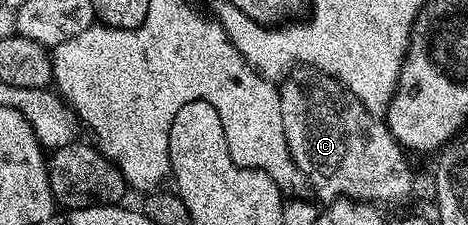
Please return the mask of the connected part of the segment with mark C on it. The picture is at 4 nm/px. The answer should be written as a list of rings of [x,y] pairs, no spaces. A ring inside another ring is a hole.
[[[296,66],[283,77],[278,85],[279,97],[281,98],[281,122],[285,125],[285,142],[289,142],[289,150],[293,154],[293,162],[303,173],[307,175],[308,185],[323,199],[323,202],[332,200],[357,200],[376,206],[383,204],[395,204],[398,200],[403,200],[411,192],[411,168],[407,165],[404,149],[391,137],[391,131],[387,129],[386,123],[376,113],[369,112],[365,105],[359,103],[342,84],[338,84],[332,76],[326,76],[325,73],[319,72],[316,68],[306,66]]]

